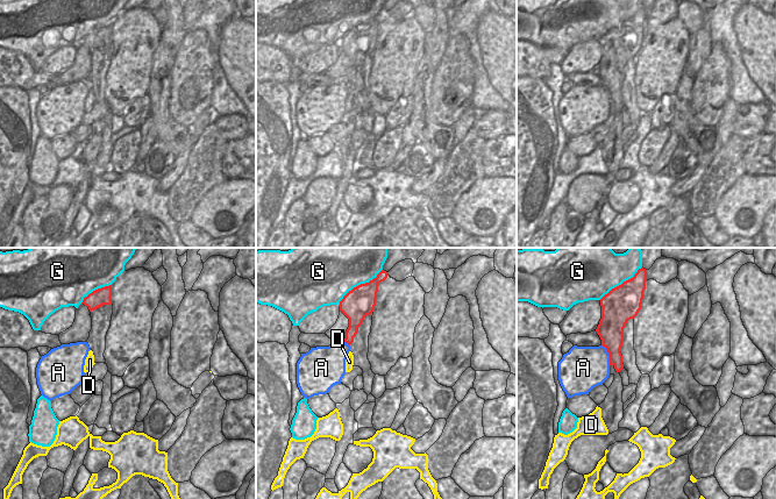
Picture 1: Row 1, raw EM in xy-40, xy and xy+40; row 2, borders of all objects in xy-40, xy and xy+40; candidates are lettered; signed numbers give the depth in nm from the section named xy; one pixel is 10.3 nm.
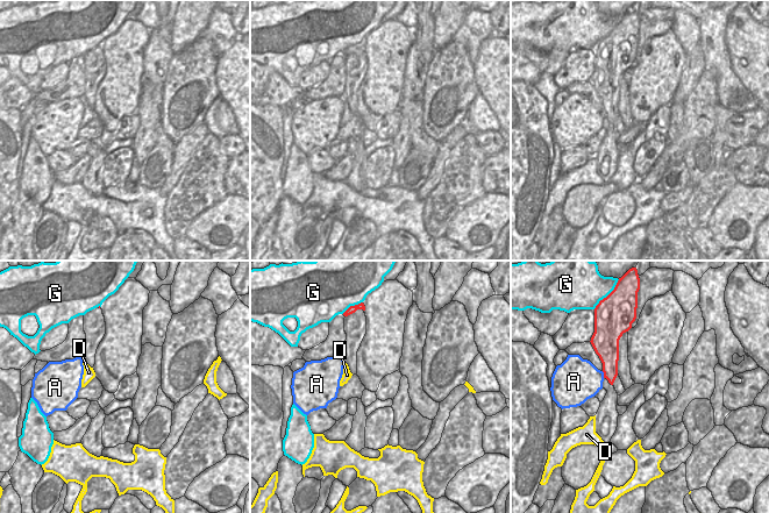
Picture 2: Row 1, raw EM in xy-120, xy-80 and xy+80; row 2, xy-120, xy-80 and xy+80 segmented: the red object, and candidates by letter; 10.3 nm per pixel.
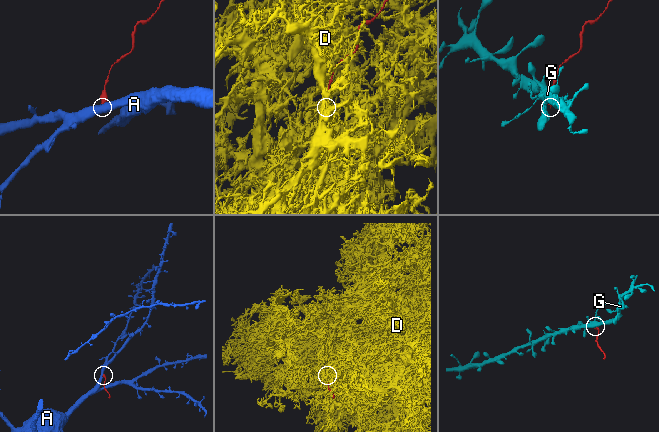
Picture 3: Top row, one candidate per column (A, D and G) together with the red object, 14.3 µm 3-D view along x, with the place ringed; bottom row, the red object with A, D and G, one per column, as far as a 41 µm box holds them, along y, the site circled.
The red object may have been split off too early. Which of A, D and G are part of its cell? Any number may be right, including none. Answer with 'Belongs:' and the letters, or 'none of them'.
Belongs: none of them

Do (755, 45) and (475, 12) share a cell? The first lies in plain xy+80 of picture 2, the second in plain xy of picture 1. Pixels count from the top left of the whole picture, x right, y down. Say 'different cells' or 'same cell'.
different cells

